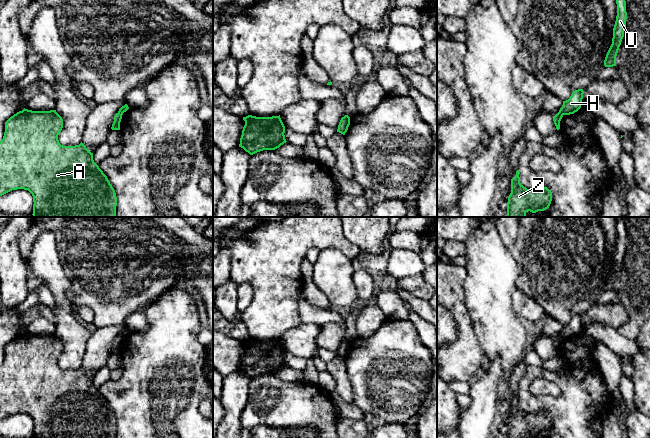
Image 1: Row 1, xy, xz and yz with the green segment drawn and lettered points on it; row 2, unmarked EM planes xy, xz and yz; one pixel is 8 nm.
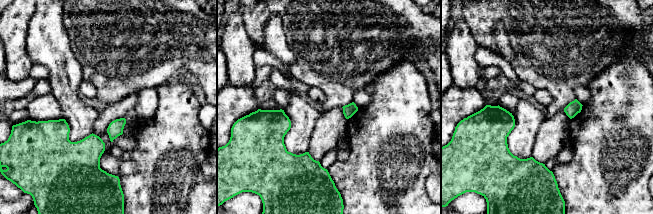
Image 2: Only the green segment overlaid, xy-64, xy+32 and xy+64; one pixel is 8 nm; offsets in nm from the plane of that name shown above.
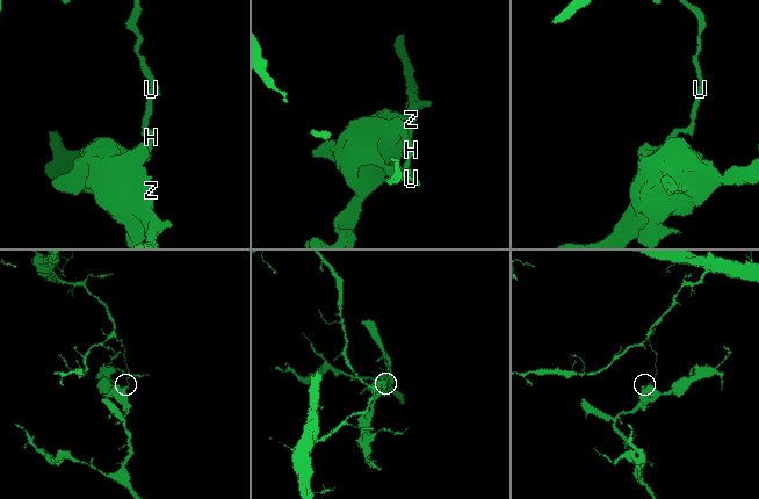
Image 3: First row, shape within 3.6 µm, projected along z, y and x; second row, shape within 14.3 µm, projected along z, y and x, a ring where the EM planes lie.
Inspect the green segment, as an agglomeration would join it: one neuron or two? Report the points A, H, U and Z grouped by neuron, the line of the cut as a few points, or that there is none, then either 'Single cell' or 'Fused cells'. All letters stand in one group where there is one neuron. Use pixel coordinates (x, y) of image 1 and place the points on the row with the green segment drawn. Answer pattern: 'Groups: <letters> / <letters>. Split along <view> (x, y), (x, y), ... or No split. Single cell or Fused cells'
Groups: A Z / H U. Split along xy (118, 111), (122, 114). Fused cells

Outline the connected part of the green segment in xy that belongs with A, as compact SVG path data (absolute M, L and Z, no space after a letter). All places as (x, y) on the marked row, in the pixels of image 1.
M24 108L5 122L4 136L0 141L0 196L12 190L28 190L33 196L33 217L116 217L117 197L107 176L82 142L75 146L59 143L62 128L63 119L56 110Z

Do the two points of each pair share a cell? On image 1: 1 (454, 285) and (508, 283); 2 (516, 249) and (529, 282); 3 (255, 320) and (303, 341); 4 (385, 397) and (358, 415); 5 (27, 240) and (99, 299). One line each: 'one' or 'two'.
1: two
2: one
3: two
4: two
5: one

